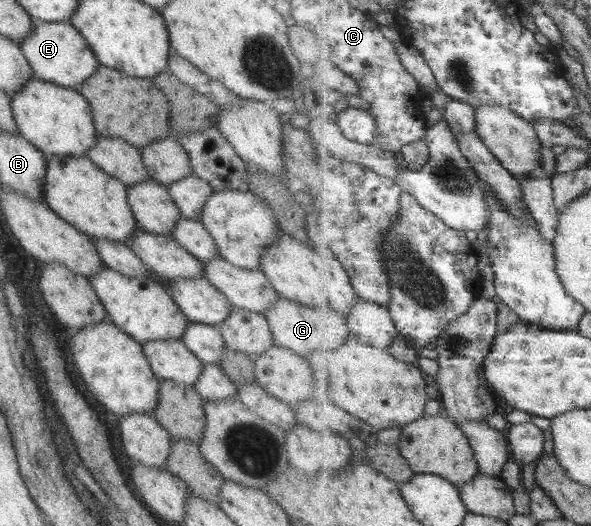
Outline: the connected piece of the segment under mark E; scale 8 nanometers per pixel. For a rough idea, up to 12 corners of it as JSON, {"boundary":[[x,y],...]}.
{"boundary":[[35,21],[34,77],[77,90],[100,63],[69,22]]}

